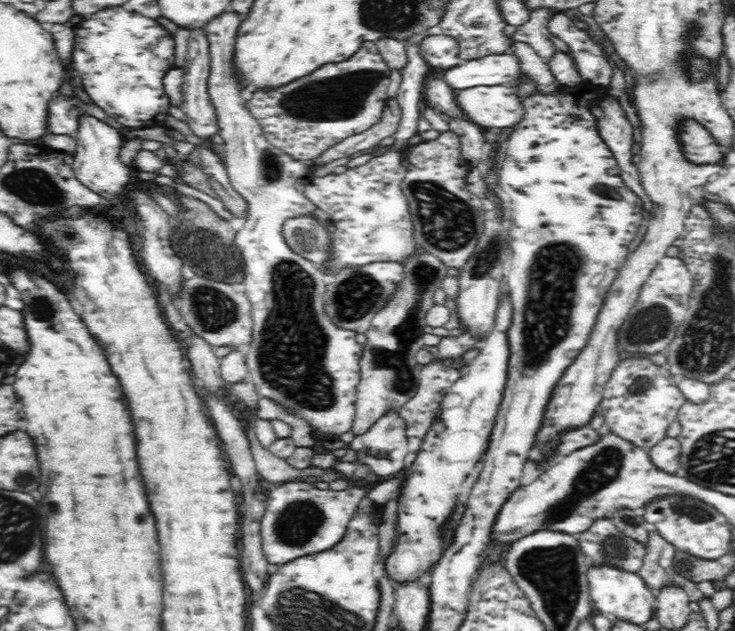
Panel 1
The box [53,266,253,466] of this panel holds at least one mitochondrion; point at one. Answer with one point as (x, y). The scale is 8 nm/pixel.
(205, 308)

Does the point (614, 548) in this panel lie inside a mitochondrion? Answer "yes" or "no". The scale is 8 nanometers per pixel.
yes

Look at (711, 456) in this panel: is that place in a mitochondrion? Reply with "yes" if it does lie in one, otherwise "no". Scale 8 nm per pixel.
yes

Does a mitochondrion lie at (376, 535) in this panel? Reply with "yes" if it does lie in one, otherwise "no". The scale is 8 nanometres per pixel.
no

